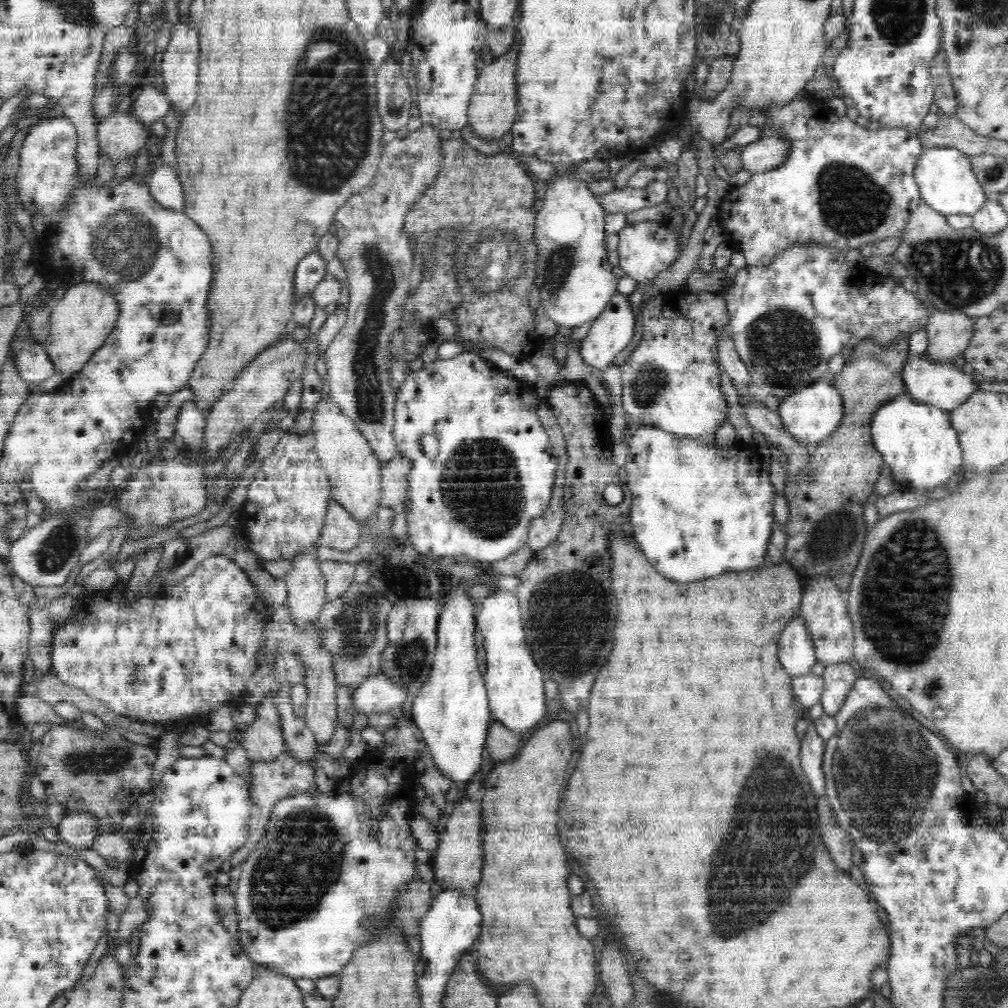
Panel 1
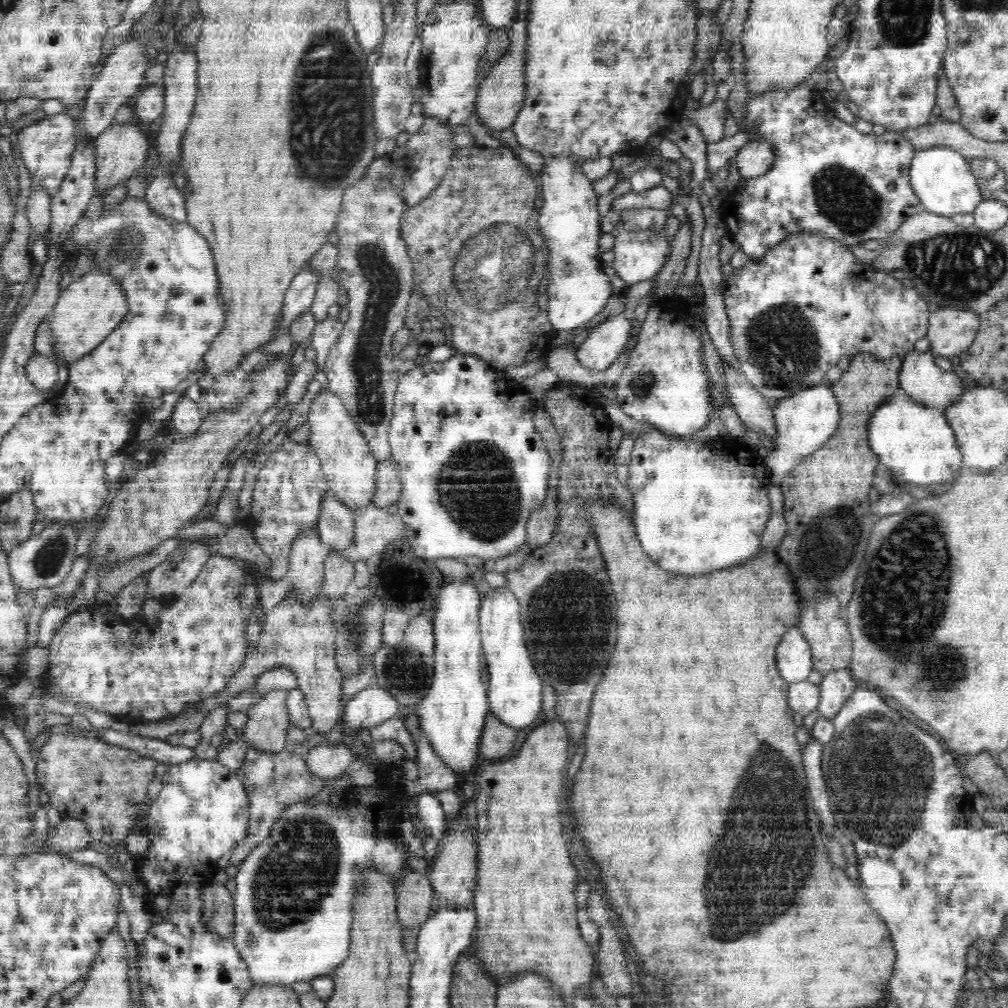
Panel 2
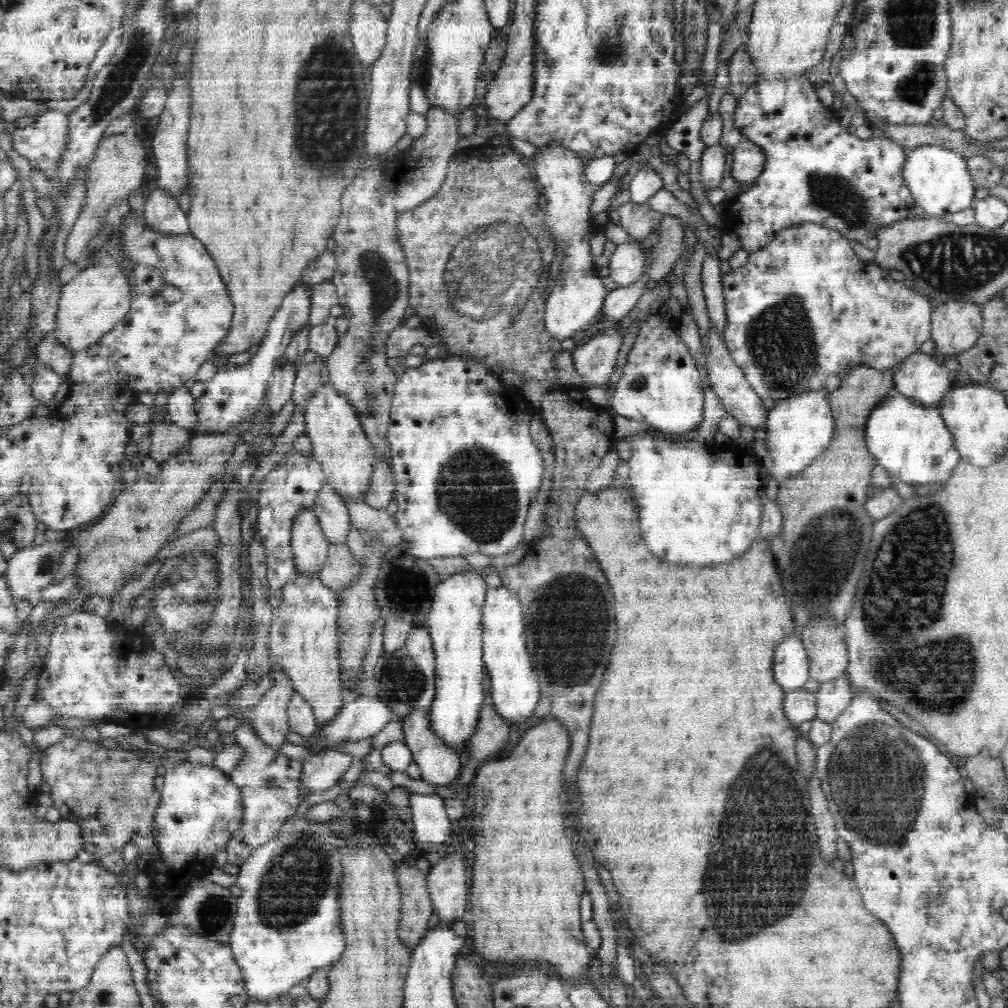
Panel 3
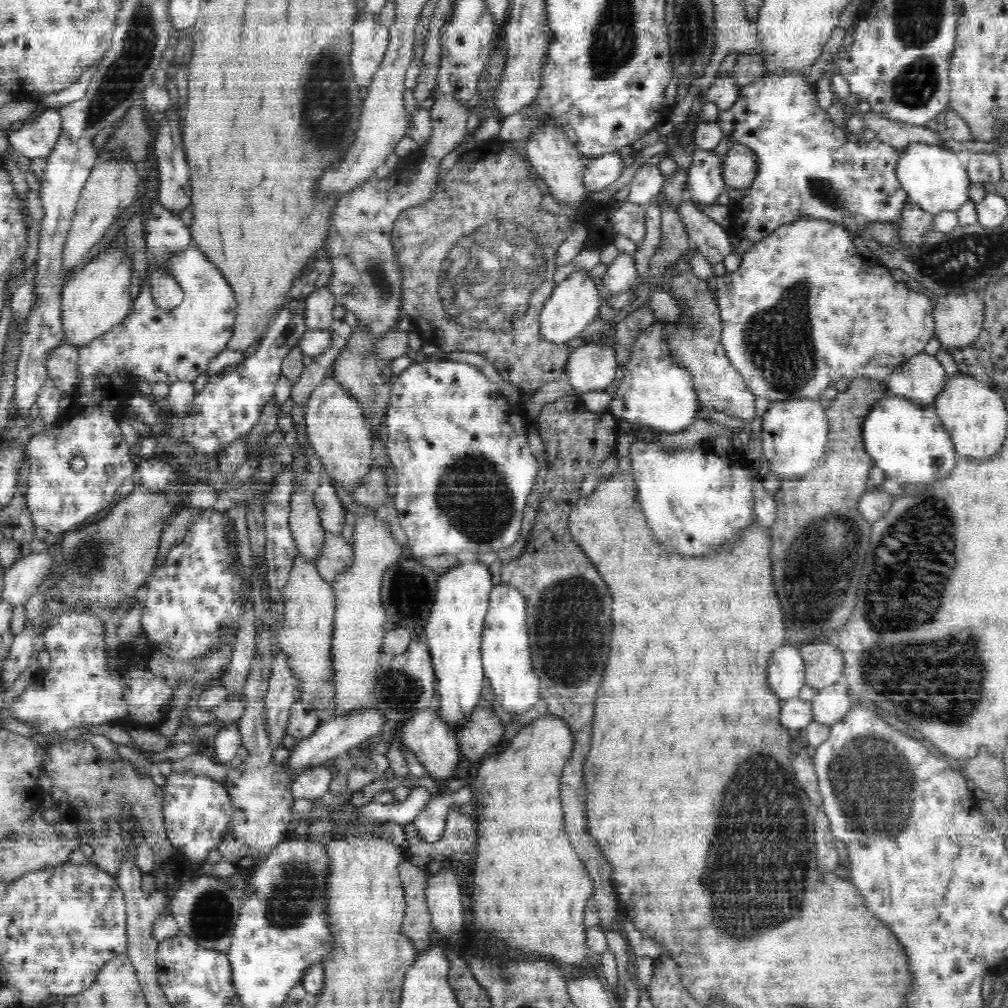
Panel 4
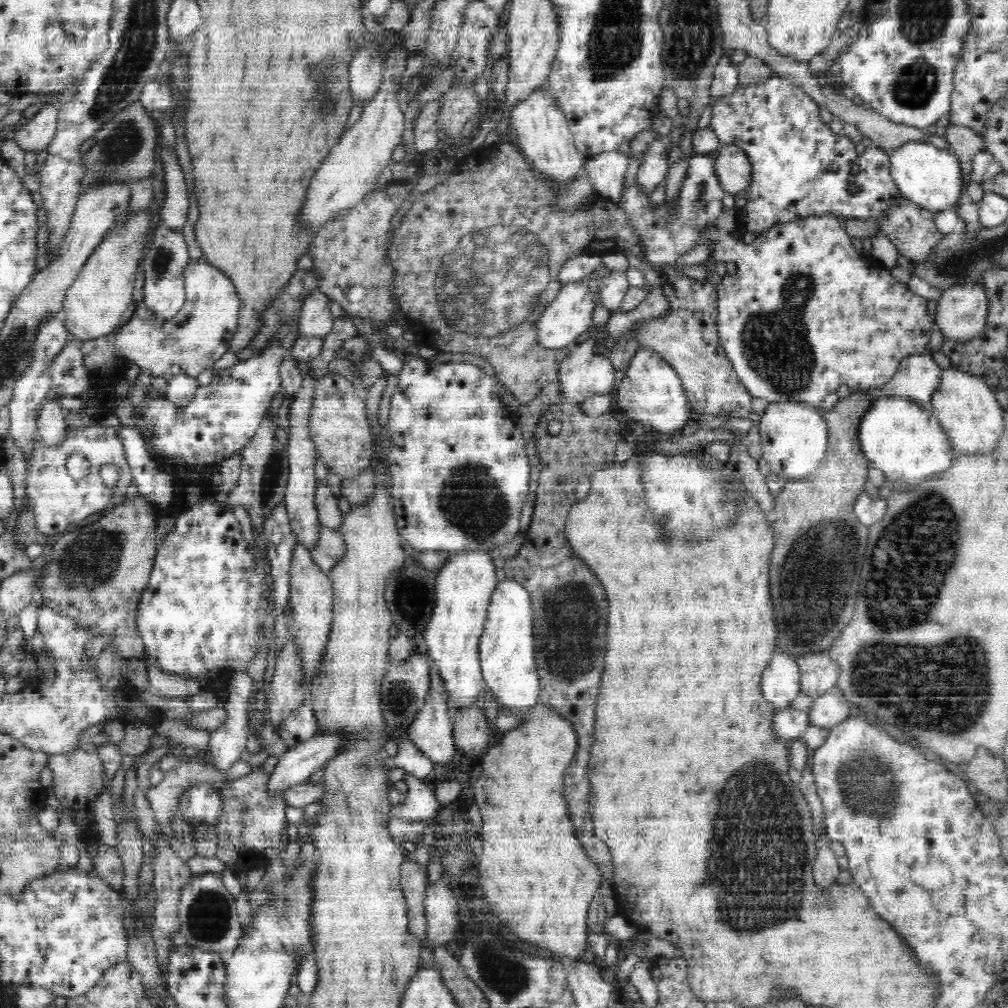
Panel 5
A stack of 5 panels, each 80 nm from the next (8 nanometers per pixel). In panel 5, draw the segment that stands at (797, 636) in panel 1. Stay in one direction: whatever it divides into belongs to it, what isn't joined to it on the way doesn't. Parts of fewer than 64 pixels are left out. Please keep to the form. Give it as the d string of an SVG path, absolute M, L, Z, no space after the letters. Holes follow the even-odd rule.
M776 652L774 658L770 659L770 666L764 670L760 690L776 711L791 706L791 702L801 691L796 658L783 652Z

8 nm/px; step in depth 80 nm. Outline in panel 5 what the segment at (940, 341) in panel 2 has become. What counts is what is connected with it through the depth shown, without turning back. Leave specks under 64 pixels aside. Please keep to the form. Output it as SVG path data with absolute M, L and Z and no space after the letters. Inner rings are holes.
M983 283L952 285L937 304L935 326L949 341L970 341L986 326L988 295Z

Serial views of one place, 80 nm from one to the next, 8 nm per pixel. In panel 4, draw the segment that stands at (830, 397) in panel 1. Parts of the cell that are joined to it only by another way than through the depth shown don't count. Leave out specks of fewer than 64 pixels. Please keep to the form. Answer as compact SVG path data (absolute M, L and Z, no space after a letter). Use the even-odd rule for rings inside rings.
M822 397L771 401L762 416L762 432L756 438L762 443L763 459L768 461L769 470L776 477L782 480L800 479L820 462L830 436L826 407Z

